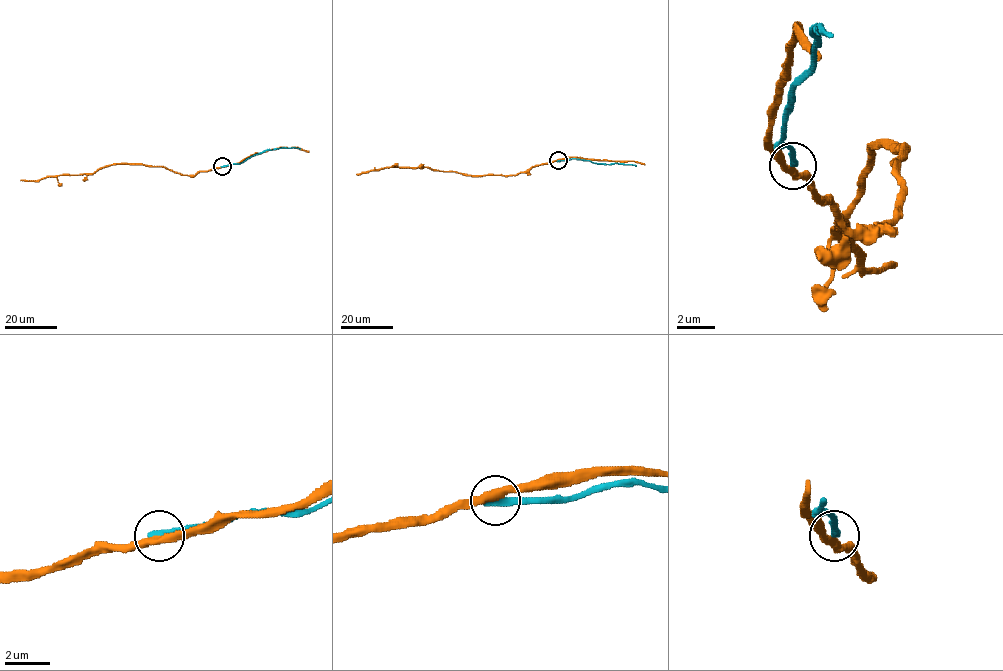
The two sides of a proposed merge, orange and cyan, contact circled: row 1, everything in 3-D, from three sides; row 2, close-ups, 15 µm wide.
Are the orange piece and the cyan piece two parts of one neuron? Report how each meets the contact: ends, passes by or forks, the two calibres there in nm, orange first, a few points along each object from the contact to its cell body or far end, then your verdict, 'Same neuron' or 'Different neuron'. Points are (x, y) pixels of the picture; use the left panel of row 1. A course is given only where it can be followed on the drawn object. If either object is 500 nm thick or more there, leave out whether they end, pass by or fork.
At the ring orange passes by. At the ring cyan ends. Thickness 340 nm (orange) against 340 nm. Course of orange: (222, 167), (184, 175), (164, 167), (111, 164), (93, 173), (20, 180). Course of cyan: (222, 167), (241, 163), (266, 150), (300, 149). Different neuron

